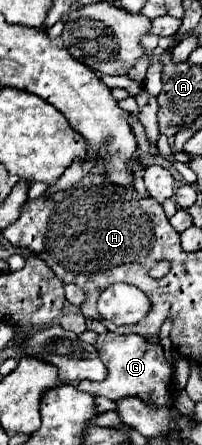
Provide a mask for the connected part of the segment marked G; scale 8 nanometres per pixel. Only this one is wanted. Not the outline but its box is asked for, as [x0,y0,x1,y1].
[77,332,173,406]

